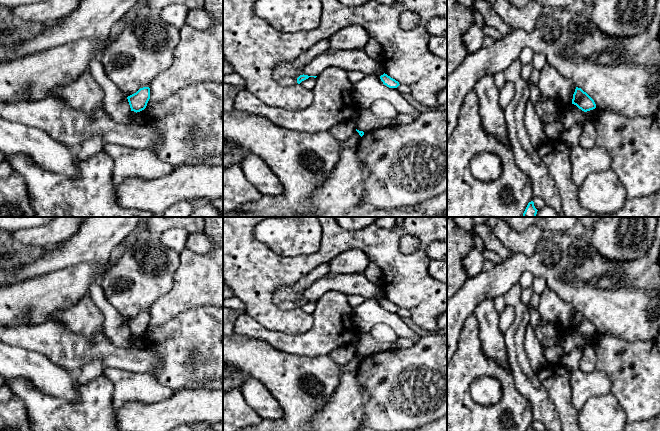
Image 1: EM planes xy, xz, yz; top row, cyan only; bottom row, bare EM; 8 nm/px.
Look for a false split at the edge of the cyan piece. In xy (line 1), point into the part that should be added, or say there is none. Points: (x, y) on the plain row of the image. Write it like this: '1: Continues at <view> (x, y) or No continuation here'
1: No continuation here

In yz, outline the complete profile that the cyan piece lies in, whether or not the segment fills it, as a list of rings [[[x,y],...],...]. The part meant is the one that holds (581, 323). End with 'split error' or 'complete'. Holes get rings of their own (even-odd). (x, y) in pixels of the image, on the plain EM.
[[[576,311],[573,318],[572,328],[576,329],[584,336],[593,334],[596,332],[594,324],[581,312]]]; complete

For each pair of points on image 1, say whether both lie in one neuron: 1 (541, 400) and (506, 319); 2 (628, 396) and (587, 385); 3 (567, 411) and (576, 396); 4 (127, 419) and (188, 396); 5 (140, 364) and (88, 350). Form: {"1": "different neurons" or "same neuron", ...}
{"1": "different neurons", "2": "different neurons", "3": "different neurons", "4": "same neuron", "5": "same neuron"}

